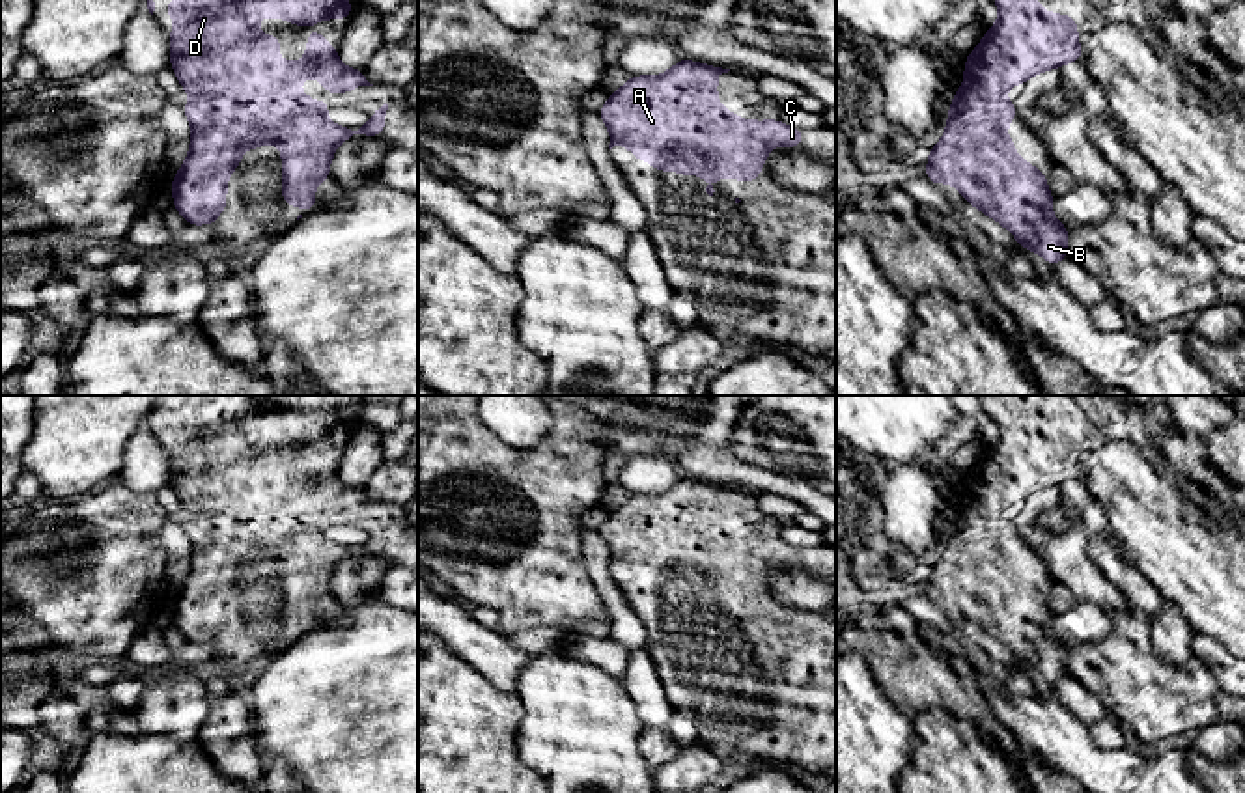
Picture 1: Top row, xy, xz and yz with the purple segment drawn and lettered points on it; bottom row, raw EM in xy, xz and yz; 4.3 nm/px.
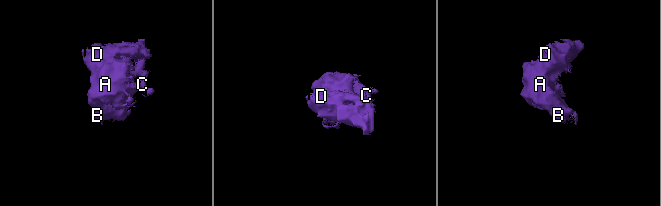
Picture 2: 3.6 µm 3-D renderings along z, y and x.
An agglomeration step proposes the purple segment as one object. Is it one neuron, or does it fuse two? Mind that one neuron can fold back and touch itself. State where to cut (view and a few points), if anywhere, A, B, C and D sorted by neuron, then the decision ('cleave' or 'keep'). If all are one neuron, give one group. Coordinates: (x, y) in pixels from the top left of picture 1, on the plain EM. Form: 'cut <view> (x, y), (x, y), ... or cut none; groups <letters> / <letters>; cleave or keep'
cut none; groups A B C D; keep

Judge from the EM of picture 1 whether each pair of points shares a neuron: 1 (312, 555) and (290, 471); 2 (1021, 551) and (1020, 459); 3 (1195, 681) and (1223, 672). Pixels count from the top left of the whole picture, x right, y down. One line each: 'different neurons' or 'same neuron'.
1: same neuron
2: same neuron
3: different neurons

